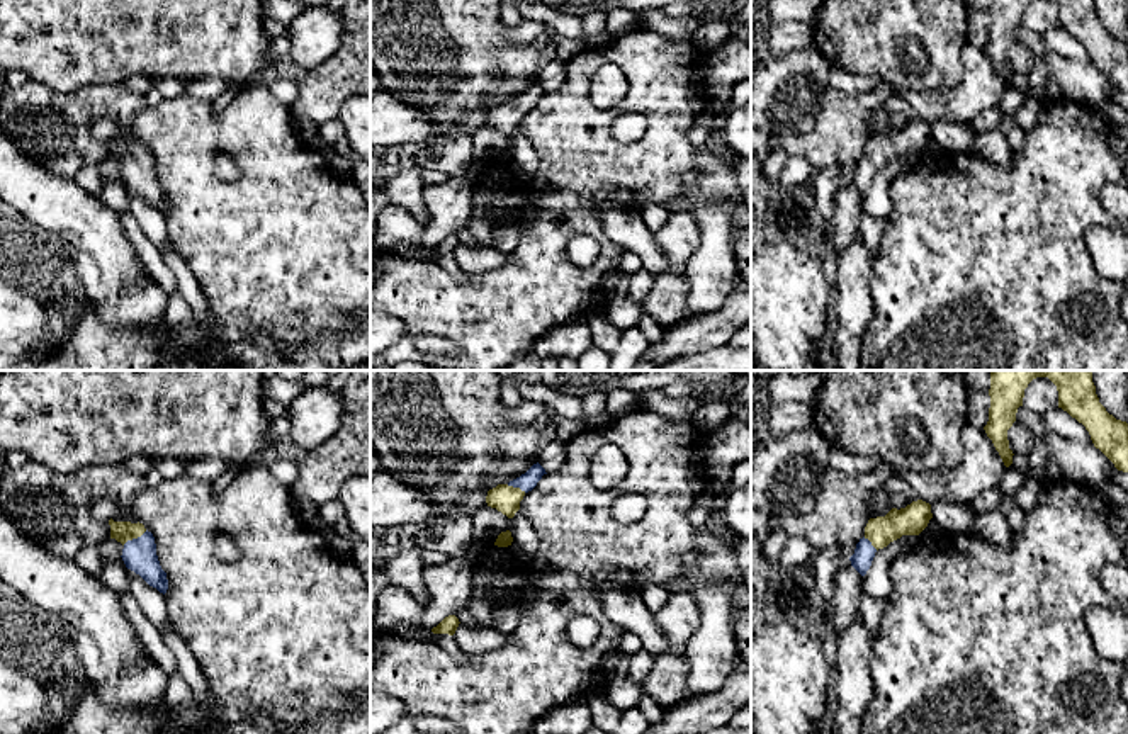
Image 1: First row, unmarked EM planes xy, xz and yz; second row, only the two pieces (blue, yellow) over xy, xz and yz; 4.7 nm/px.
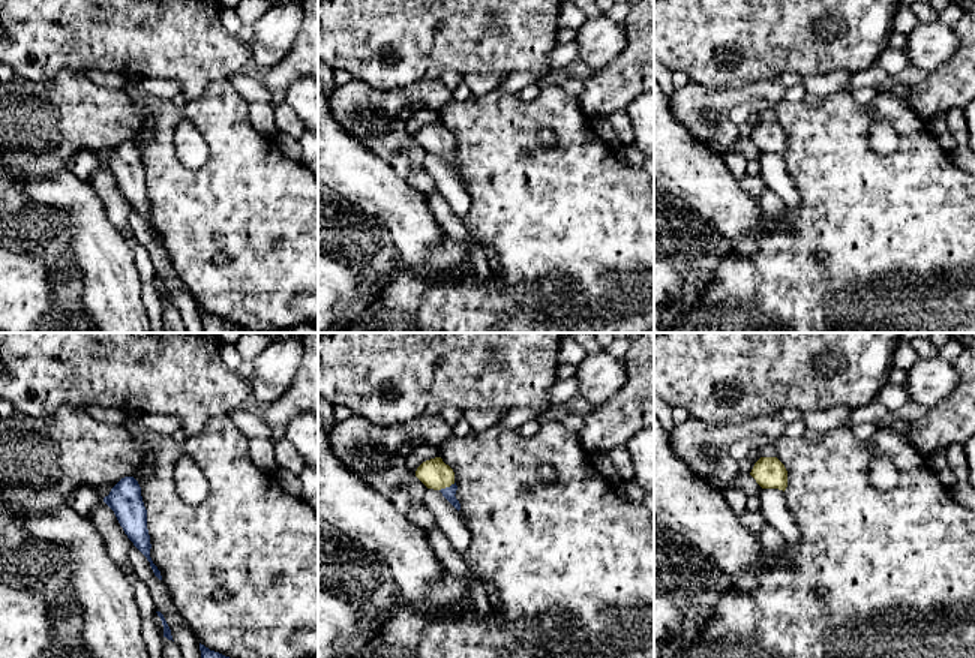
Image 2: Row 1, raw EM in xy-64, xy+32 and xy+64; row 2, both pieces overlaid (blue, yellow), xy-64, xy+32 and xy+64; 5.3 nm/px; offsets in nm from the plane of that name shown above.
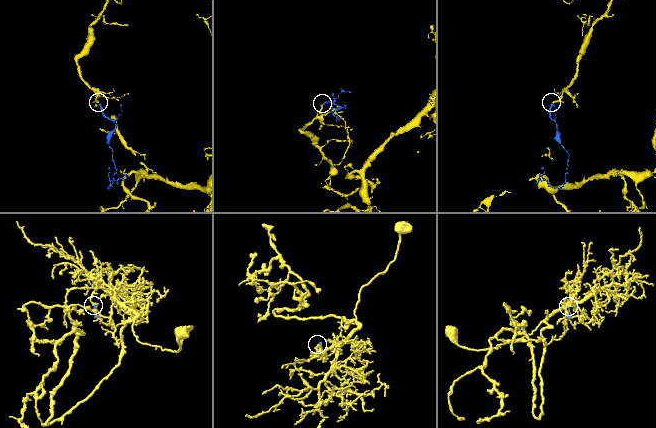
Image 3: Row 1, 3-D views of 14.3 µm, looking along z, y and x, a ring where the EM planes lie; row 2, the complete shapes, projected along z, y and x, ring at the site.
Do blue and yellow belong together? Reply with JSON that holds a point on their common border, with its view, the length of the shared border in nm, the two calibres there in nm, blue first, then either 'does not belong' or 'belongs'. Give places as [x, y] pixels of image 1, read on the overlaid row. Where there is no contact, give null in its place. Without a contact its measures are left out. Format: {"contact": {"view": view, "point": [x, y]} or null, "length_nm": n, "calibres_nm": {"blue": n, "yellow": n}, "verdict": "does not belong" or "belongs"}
{"contact": {"view": "xy", "point": [135, 539]}, "length_nm": 140, "calibres_nm": {"blue": 160, "yellow": 100}, "verdict": "belongs"}

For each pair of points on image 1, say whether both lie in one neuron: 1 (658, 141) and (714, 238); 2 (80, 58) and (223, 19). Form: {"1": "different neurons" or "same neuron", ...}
{"1": "different neurons", "2": "same neuron"}

